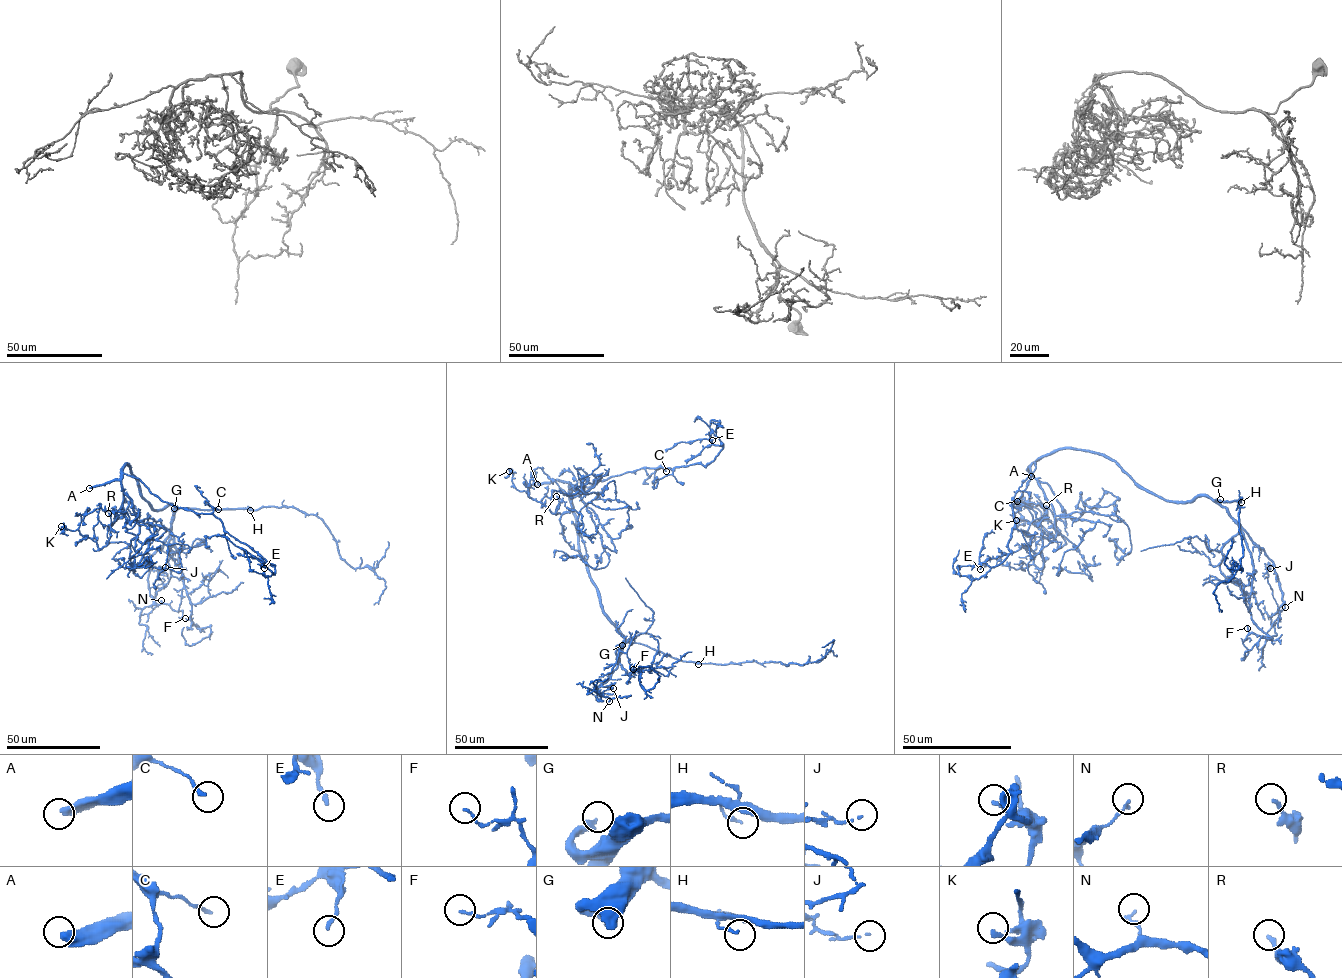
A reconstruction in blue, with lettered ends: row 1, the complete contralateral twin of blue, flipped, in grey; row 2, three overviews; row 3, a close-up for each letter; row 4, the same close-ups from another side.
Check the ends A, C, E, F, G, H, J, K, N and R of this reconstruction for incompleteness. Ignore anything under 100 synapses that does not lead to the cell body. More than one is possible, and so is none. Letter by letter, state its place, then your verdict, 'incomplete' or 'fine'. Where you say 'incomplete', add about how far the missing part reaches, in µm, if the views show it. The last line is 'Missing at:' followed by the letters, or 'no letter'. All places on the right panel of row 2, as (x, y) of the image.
A: place (1031, 476); incomplete; missing 190 µm
C: place (1017, 501); fine
E: place (980, 569); fine
F: place (1247, 628); fine
G: place (1220, 499); incomplete; missing 60 µm
H: place (1241, 502); fine
J: place (1270, 568); fine
K: place (1016, 520); fine
N: place (1285, 607); fine
R: place (1046, 505); fine
Missing at: A, G

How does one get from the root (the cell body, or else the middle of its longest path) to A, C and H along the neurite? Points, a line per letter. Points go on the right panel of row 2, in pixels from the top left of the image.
A: (1131, 478), (1115, 461), (1099, 453), (1072, 448), (1059, 448), (1037, 458), (1028, 468), (1031, 476)
C: (1131, 478), (1115, 461), (1099, 453), (1059, 448), (1034, 462), (1026, 488), (1011, 505), (1012, 499), (1017, 501)
H: (1131, 478), (1170, 501), (1192, 501), (1198, 496), (1208, 496), (1241, 502)

